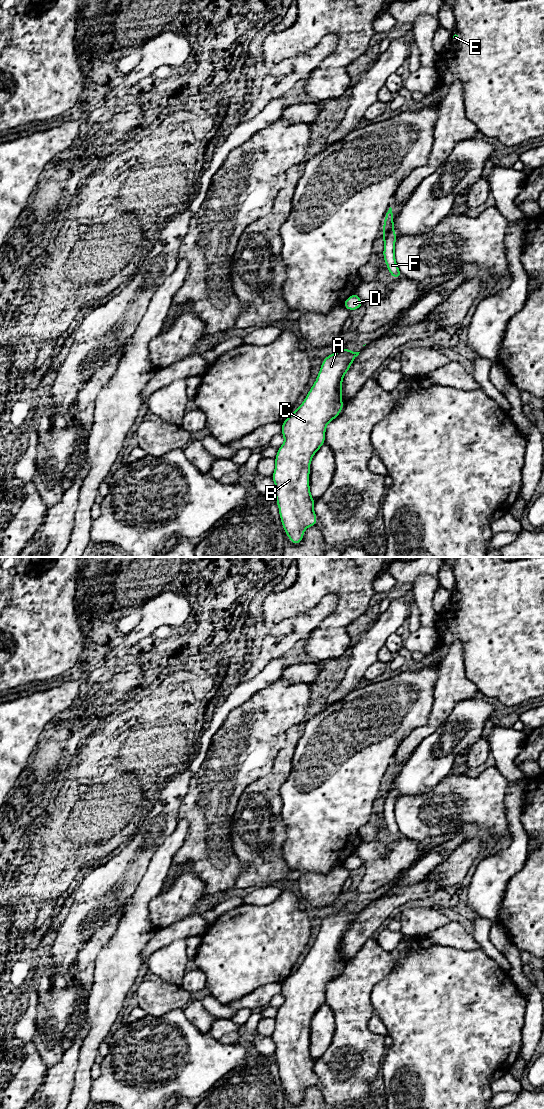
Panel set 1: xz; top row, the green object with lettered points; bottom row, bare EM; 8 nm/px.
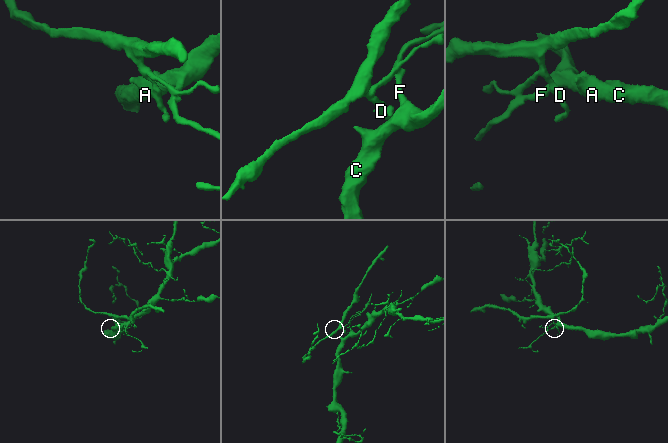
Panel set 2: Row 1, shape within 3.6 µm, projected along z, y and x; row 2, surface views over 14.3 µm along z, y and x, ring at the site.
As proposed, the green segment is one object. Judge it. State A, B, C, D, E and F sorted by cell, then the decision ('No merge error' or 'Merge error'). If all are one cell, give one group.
Groups: A B C F / D E. Merge error

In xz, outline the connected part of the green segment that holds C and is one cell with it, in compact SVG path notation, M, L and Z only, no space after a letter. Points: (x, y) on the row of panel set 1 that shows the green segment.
M343 347L323 358L316 381L306 398L296 411L281 423L281 434L285 442L278 448L275 470L271 478L276 487L275 499L279 507L281 523L294 545L302 542L306 528L317 525L317 516L313 509L315 500L311 496L309 486L310 463L315 453L325 444L327 424L337 418L344 408L342 380L359 353Z

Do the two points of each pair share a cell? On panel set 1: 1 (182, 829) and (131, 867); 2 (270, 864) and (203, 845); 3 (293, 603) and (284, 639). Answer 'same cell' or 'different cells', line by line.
1: different cells
2: different cells
3: different cells

